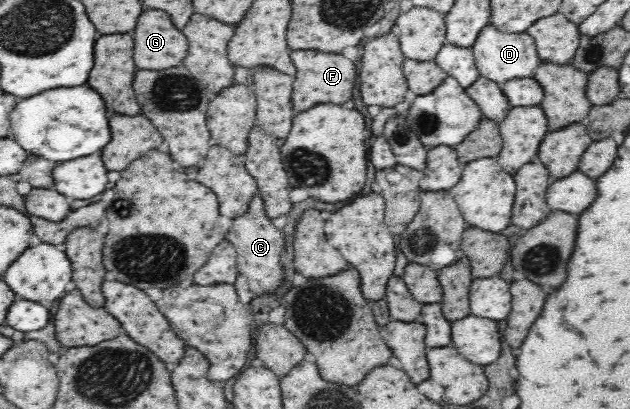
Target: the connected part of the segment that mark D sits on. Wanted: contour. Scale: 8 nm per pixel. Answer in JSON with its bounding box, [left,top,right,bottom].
[471,25,541,85]

